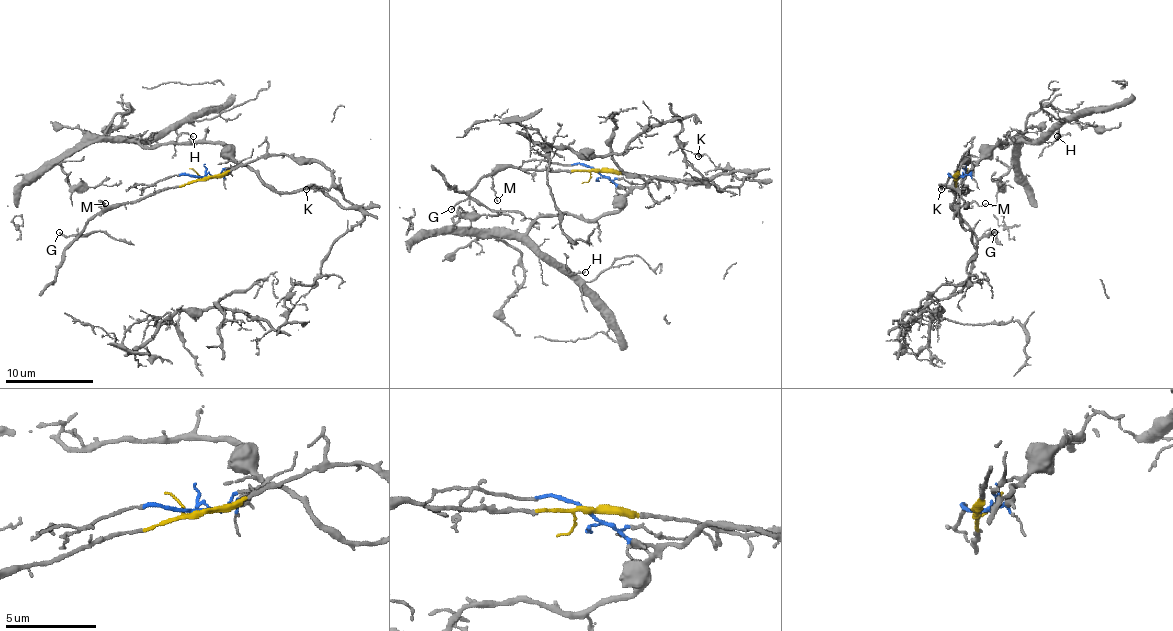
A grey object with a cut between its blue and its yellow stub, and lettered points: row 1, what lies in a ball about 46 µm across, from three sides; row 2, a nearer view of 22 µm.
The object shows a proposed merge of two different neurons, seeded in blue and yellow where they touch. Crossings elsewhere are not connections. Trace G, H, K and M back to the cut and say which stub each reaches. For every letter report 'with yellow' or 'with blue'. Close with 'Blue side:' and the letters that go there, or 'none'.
G: with yellow
H: with blue
K: with yellow
M: with yellow
Blue side: H

